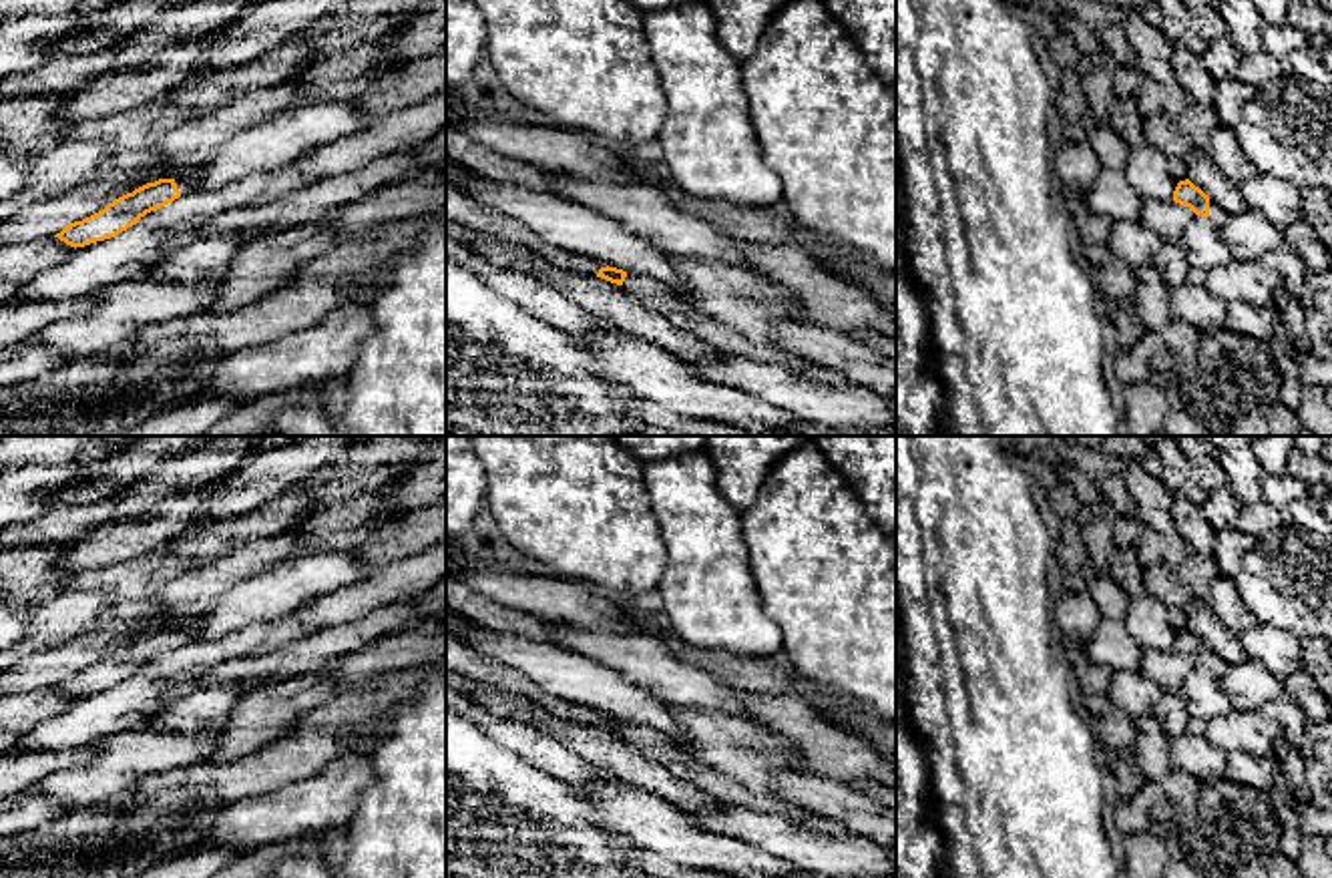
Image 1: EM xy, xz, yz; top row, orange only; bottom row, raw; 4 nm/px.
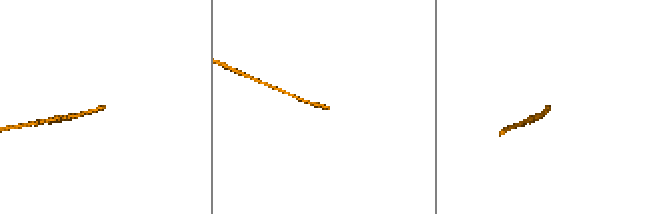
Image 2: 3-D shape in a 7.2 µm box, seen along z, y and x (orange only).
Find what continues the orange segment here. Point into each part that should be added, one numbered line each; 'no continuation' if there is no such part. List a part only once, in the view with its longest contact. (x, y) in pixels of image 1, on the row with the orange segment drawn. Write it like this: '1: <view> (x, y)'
1: xy (189, 181)

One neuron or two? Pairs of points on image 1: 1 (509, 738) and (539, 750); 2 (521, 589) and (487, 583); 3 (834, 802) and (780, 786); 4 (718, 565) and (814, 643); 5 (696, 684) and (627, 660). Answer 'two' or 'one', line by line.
1: one
2: one
3: one
4: two
5: one

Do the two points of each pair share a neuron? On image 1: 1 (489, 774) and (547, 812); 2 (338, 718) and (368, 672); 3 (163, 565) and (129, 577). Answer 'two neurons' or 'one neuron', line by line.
1: one neuron
2: two neurons
3: one neuron

